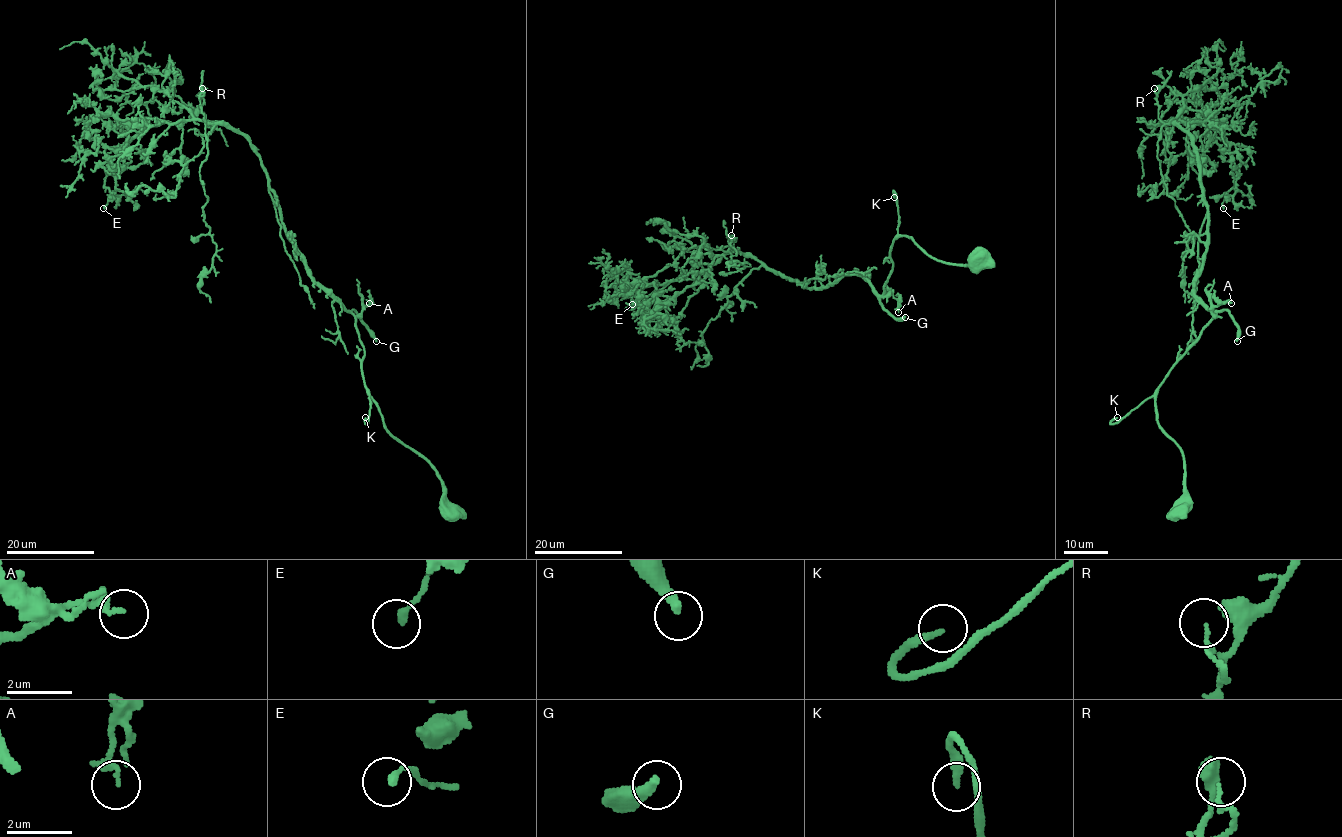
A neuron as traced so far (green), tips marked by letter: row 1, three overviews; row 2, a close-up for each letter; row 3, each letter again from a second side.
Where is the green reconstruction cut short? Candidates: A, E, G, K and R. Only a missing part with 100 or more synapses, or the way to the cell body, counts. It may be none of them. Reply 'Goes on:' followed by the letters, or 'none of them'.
Goes on: G

